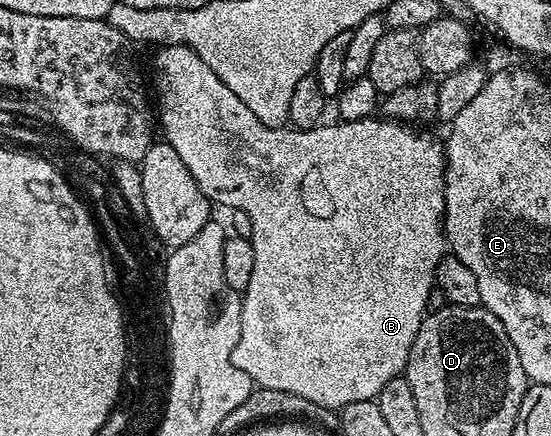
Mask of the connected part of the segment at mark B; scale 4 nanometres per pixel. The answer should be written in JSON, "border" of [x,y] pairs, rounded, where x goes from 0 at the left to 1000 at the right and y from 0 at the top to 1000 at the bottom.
{"border":[[[316,103],[292,106],[276,135],[276,172],[283,179],[283,218],[290,225],[287,245],[287,291],[298,298],[296,326],[305,328],[330,360],[330,378],[345,388],[345,406],[359,415],[359,433],[387,468],[408,466],[414,479],[434,479],[454,498],[457,518],[456,553],[461,562],[461,626],[454,633],[454,654],[439,670],[436,716],[439,755],[432,791],[425,791],[421,835],[439,856],[456,865],[465,888],[512,892],[512,901],[541,901],[541,911],[584,929],[615,938],[642,920],[681,917],[693,901],[701,874],[728,867],[742,819],[744,791],[759,764],[762,741],[779,711],[782,667],[791,647],[791,610],[809,585],[809,541],[806,534],[806,333],[789,319],[777,296],[757,296],[735,280],[719,280],[699,268],[677,268],[657,278],[590,280],[570,296],[541,300],[528,289],[486,291],[352,122],[343,108]]]}

